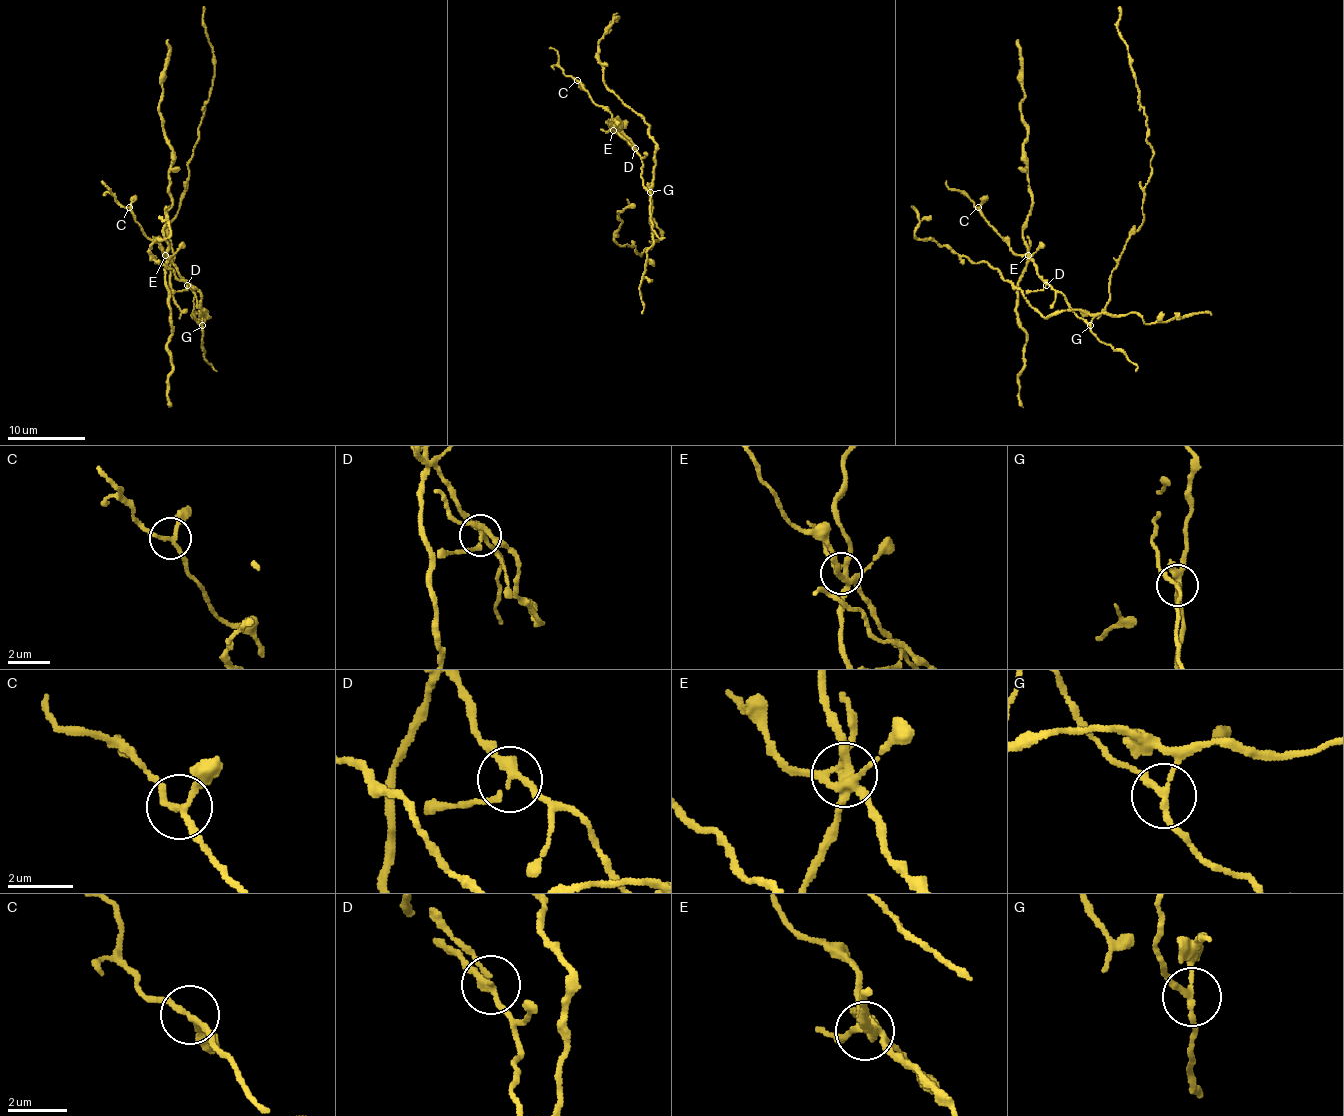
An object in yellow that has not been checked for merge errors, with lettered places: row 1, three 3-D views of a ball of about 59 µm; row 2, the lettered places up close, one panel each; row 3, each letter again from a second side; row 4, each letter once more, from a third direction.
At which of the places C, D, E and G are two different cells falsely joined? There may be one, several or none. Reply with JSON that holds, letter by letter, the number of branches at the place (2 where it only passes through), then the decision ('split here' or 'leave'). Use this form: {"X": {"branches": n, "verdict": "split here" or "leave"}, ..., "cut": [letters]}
{"C": {"branches": 3, "verdict": "leave"}, "D": {"branches": 3, "verdict": "leave"}, "E": {"branches": 6, "verdict": "split here"}, "G": {"branches": 3, "verdict": "split here"}, "cut": ["E", "G"]}

